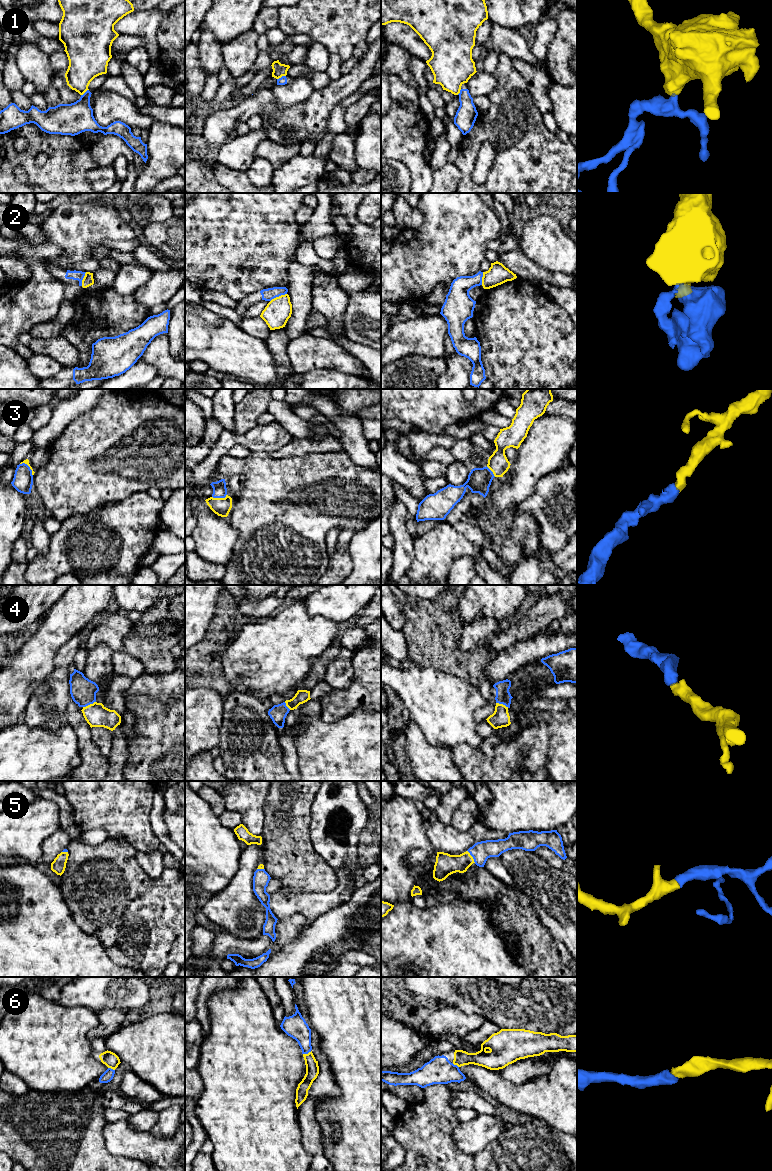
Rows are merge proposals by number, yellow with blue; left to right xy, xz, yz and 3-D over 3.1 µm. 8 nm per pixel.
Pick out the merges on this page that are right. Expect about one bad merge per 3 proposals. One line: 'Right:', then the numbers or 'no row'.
Right: 3, 4, 5, 6

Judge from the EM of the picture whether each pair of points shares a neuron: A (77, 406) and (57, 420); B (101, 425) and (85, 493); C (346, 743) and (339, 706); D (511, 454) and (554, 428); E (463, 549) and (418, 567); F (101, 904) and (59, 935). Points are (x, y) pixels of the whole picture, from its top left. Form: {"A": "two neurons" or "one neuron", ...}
{"A": "one neuron", "B": "one neuron", "C": "two neurons", "D": "two neurons", "E": "one neuron", "F": "two neurons"}

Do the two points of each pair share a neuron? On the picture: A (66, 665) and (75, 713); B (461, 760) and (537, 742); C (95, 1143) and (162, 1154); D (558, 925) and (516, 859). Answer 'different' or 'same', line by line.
A: same
B: same
C: different
D: same

